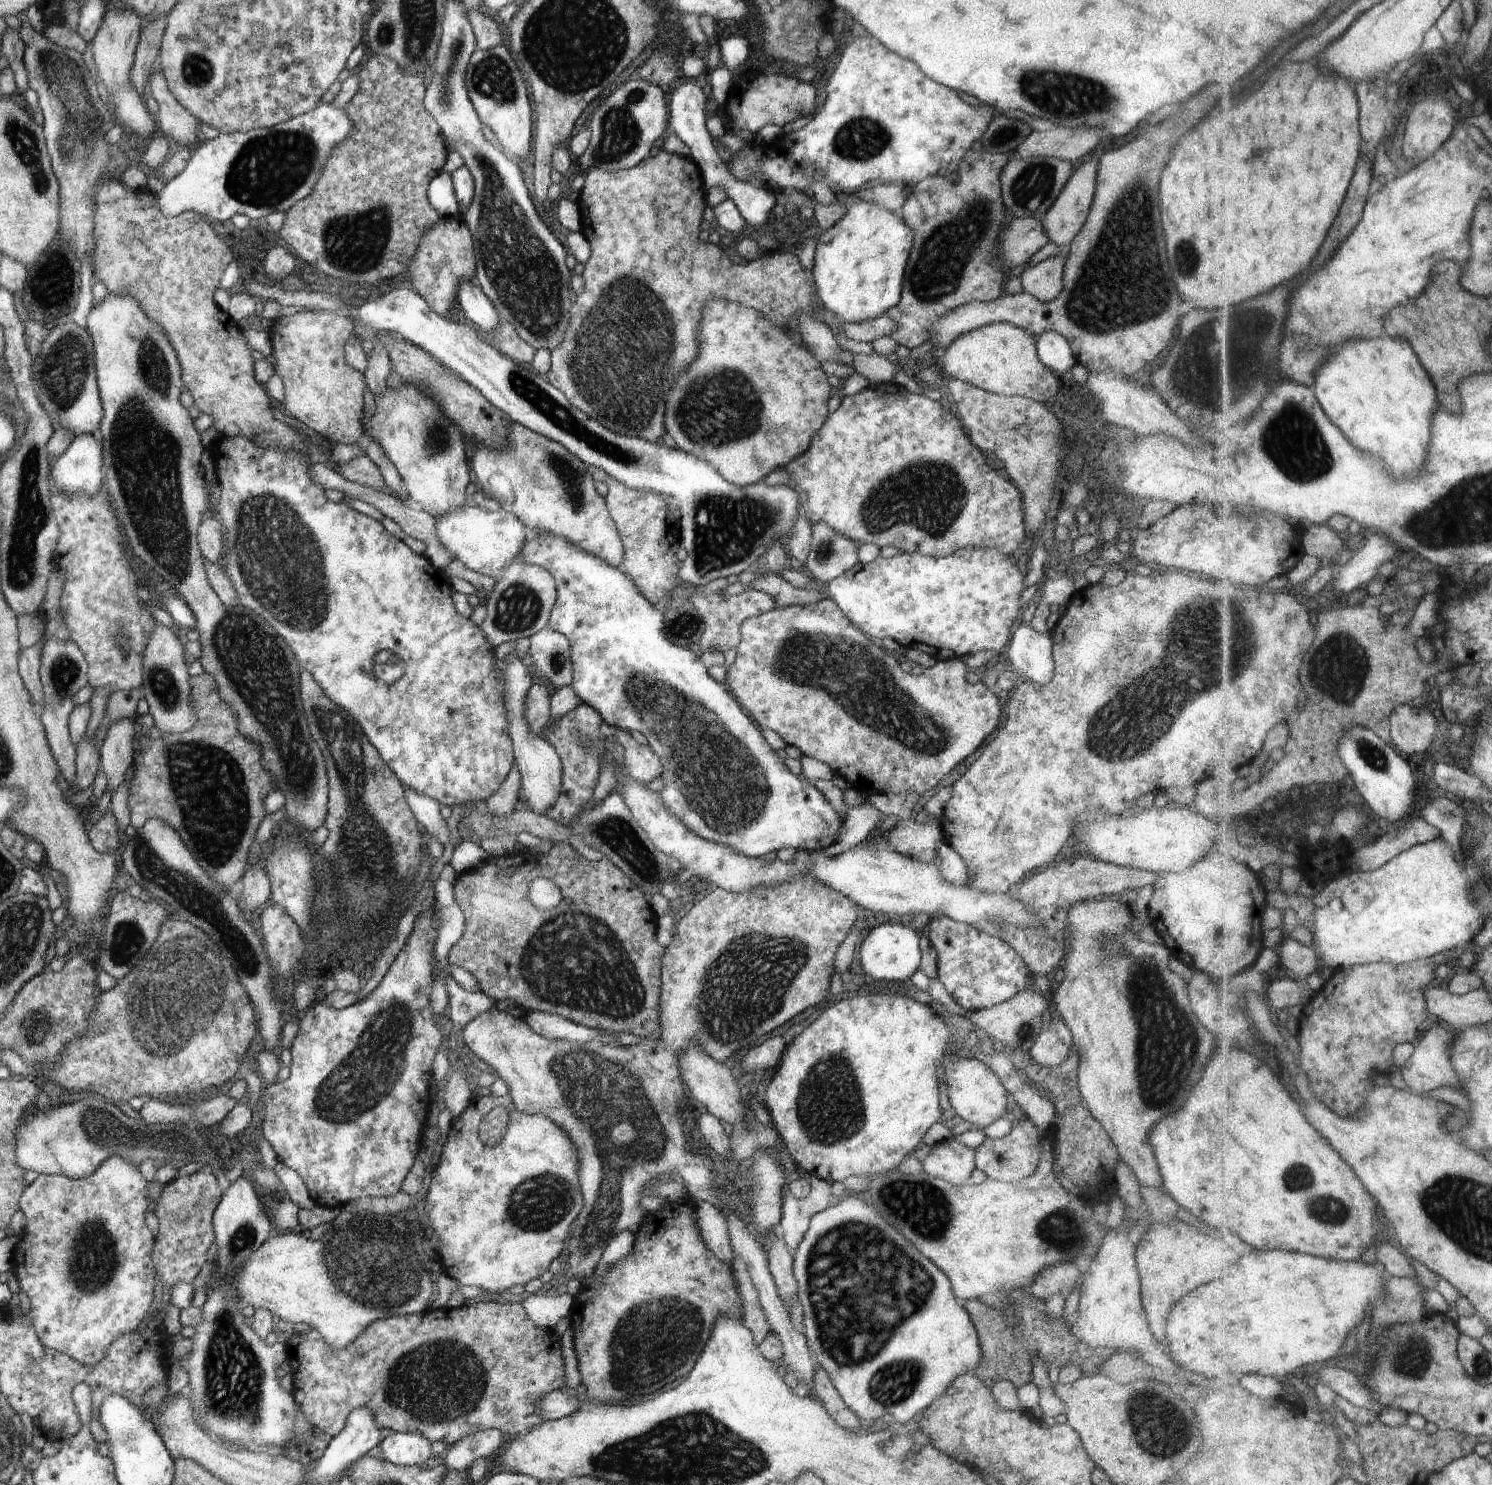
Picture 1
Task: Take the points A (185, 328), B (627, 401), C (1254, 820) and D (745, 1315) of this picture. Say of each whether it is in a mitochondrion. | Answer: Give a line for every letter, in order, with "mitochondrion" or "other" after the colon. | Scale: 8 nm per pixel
A: mitochondrion
B: mitochondrion
C: other
D: other

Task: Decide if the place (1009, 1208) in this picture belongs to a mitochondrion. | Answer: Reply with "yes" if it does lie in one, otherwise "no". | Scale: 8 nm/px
no

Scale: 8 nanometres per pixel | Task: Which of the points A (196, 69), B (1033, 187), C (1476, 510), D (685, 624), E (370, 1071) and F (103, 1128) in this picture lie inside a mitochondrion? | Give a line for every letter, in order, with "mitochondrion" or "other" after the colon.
A: mitochondrion
B: mitochondrion
C: mitochondrion
D: mitochondrion
E: mitochondrion
F: mitochondrion

